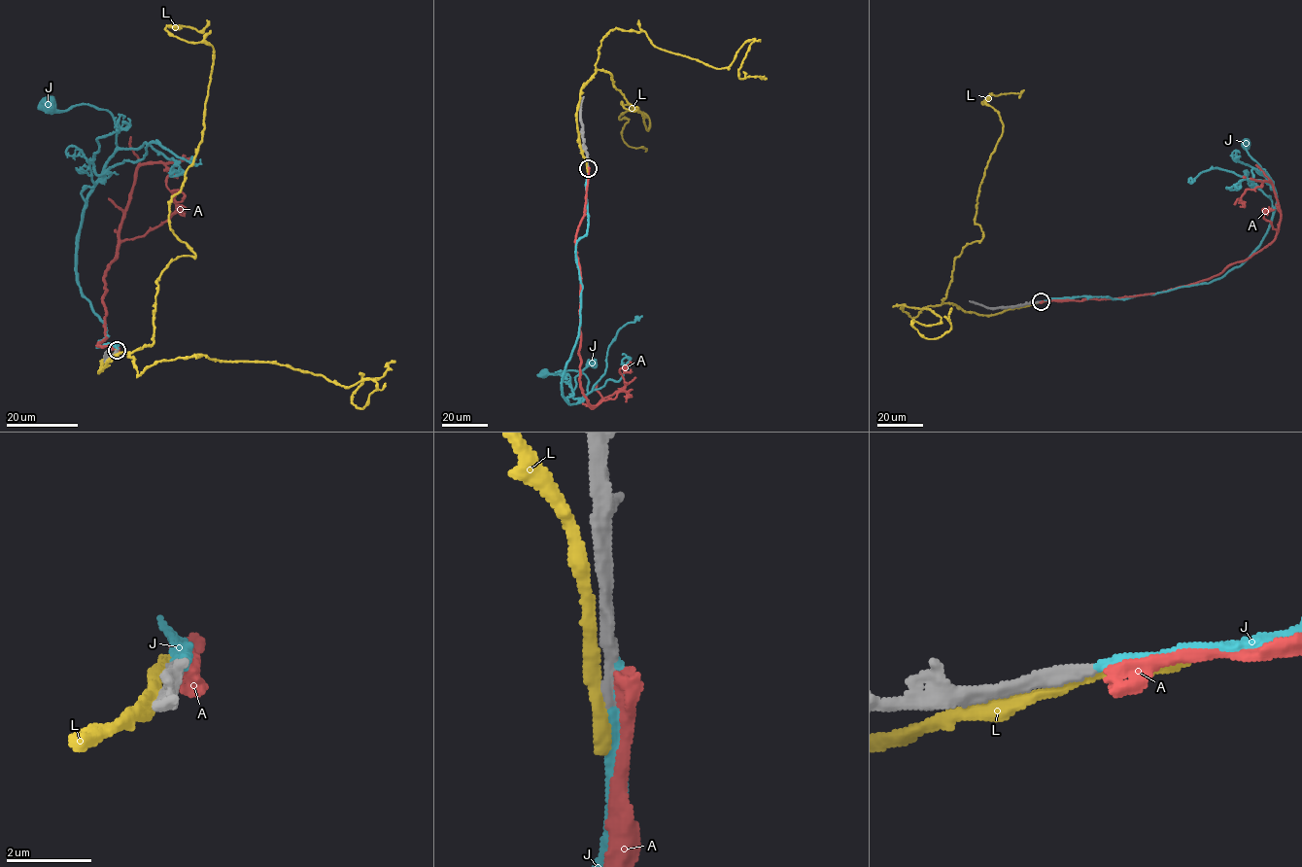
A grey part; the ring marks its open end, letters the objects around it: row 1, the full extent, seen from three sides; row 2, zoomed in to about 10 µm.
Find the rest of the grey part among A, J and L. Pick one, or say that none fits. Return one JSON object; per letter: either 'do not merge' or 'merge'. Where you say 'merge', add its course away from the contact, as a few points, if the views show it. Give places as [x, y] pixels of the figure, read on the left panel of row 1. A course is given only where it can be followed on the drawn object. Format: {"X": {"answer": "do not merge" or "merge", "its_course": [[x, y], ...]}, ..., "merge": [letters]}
{"A": {"answer": "do not merge"}, "J": {"answer": "merge", "its_course": [[117, 350], [98, 346], [106, 333], [78, 281], [77, 237], [118, 125], [87, 104], [47, 104]]}, "L": {"answer": "do not merge"}, "merge": ["J"]}

